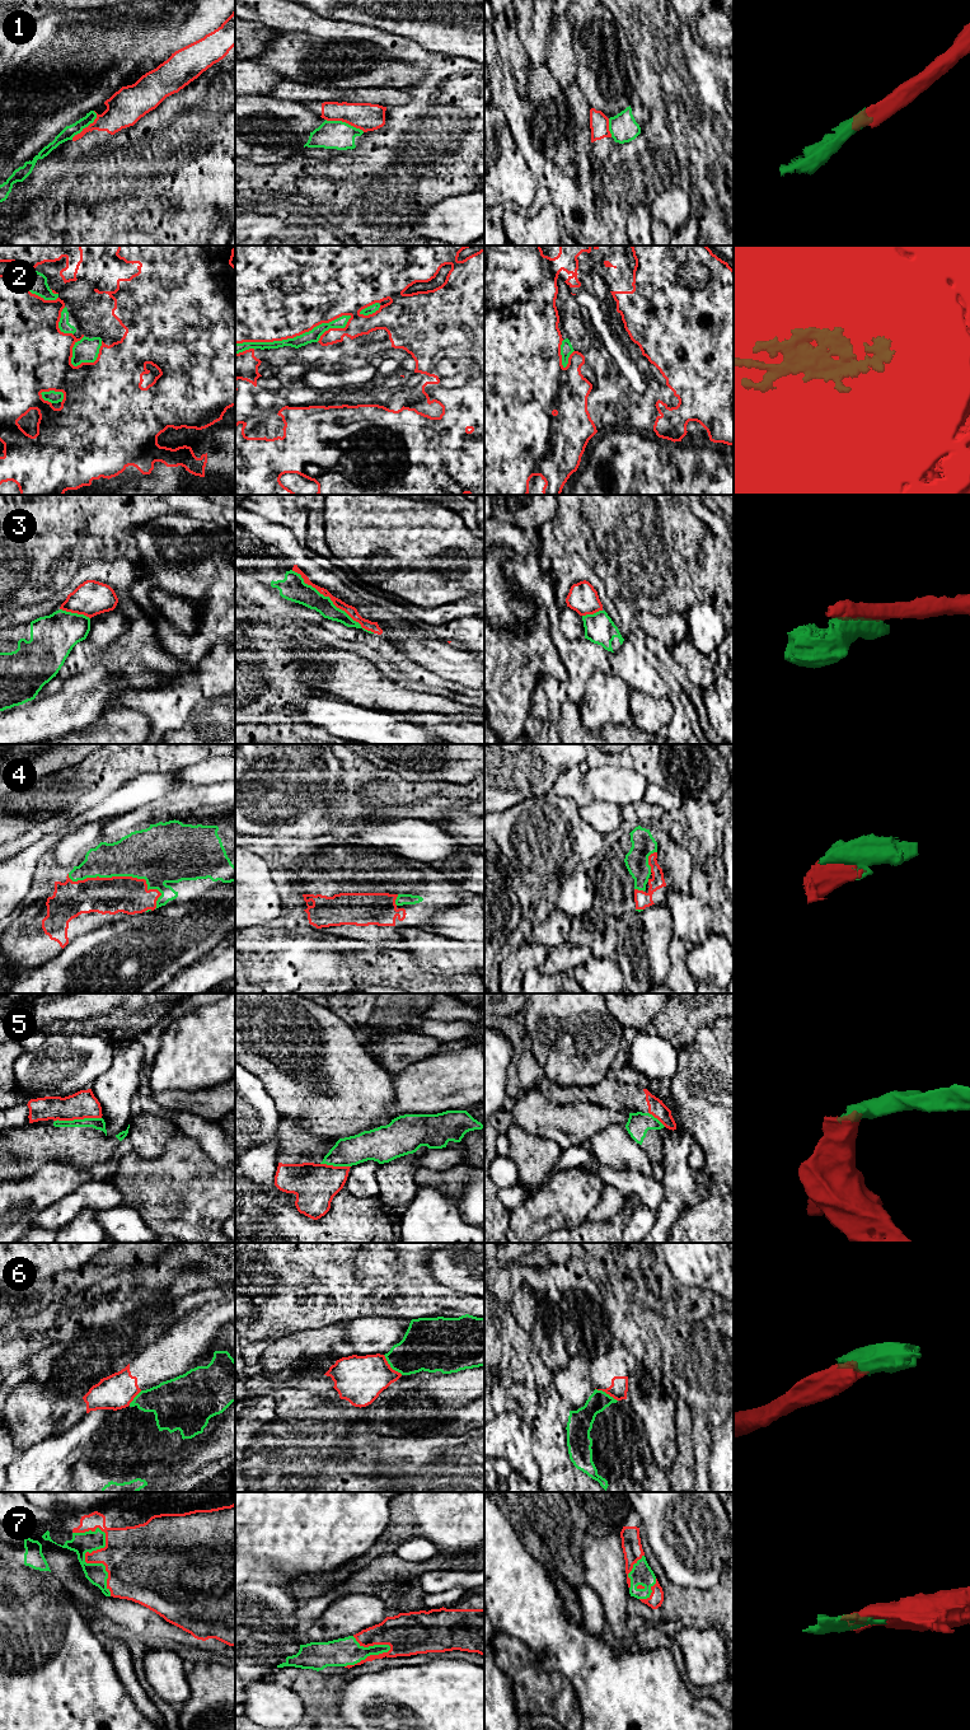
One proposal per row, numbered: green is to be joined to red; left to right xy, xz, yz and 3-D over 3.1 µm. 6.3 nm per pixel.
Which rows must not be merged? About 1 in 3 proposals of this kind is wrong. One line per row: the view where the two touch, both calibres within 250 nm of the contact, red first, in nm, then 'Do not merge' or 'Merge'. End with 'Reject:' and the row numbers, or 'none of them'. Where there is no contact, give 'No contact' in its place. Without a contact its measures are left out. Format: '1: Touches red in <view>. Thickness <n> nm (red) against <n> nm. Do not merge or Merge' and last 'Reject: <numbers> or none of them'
1: Touches red in xz. Thickness 180 nm (red) against 180 nm. Do not merge
2: Touches red in xz. Thickness 500 nm (red) against 80 nm. Merge
3: Touches red in xz. Thickness 70 nm (red) against 150 nm. Do not merge
4: Touches red in xy. Thickness 240 nm (red) against 320 nm. Merge
5: Touches red in xy. Thickness 180 nm (red) against 80 nm. Do not merge
6: Touches red in xz. Thickness 300 nm (red) against 280 nm. Do not merge
7: Touches red in xy. Thickness 320 nm (red) against 130 nm. Merge
Reject: 1, 3, 5, 6

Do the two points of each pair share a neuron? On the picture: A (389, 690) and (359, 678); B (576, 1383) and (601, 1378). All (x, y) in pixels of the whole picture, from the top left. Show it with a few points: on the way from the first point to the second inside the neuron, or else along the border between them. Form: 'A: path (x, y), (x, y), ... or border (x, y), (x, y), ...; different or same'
A: path (382, 690), (366, 686); same
B: border (589, 1357), (590, 1380), (594, 1388); different

